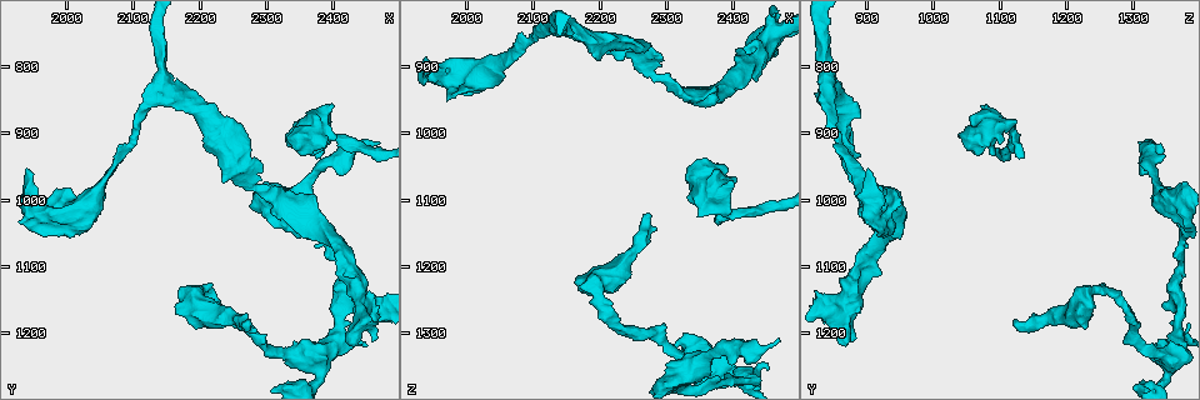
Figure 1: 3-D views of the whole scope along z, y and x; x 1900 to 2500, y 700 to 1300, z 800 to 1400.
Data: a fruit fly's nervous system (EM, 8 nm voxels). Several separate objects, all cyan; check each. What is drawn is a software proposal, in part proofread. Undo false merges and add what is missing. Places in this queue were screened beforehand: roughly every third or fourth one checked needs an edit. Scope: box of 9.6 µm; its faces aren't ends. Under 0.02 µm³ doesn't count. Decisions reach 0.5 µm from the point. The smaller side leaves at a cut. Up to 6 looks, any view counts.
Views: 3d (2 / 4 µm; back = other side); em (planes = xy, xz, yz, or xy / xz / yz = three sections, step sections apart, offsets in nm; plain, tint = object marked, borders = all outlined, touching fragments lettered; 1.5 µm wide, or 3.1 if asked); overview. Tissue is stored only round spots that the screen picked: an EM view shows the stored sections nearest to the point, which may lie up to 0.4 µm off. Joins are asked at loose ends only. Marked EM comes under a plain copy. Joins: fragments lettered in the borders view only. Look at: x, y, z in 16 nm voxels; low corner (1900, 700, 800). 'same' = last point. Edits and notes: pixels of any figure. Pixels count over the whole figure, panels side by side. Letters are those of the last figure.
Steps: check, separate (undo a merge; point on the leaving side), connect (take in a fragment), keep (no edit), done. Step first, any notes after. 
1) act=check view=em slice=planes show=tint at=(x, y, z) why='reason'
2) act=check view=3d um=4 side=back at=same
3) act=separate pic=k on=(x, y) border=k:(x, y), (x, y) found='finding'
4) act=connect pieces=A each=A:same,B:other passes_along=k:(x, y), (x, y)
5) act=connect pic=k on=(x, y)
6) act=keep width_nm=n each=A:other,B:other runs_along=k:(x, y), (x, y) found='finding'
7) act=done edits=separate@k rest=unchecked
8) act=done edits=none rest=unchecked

act=check view=3d um=4 at=(2270, 955, 885) why='thick turns thin'

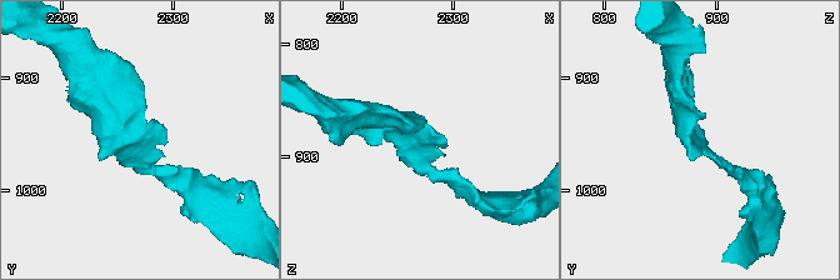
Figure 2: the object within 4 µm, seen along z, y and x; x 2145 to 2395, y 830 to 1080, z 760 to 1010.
act=check view=em slice=yz step=8 show=tint at=(2274, 954, 886) why='shape alone is not enough'

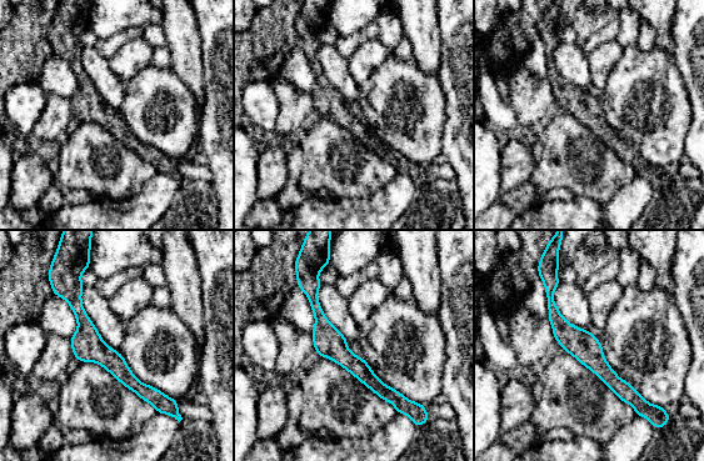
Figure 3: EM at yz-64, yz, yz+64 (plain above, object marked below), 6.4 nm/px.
act=check view=em slice=planes show=borders at=same

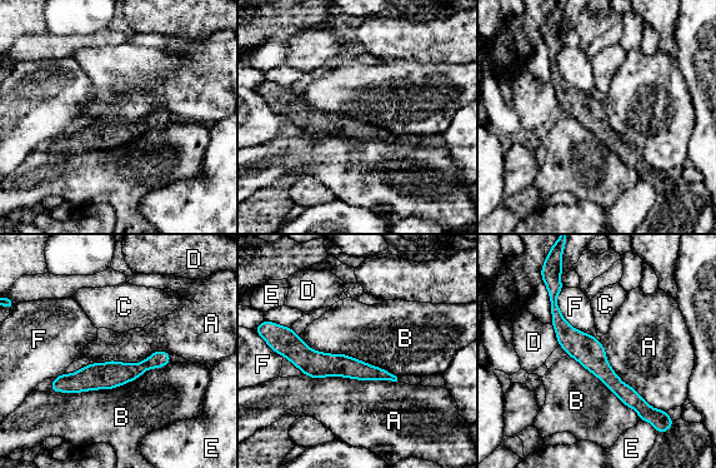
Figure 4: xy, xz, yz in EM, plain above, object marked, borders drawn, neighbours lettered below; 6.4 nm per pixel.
act=keep each=A:other,B:other,C:other,D:other,E:other,F:other found='all the same neuron'

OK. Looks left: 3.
act=check view=3d um=2 at=(1940, 955, 900) why='free end'

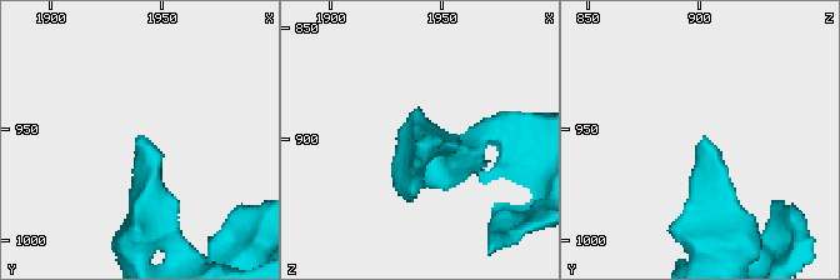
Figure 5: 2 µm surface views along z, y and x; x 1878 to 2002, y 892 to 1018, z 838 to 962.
act=check view=em slice=xz step=8 show=borders at=(1940, 954, 901)

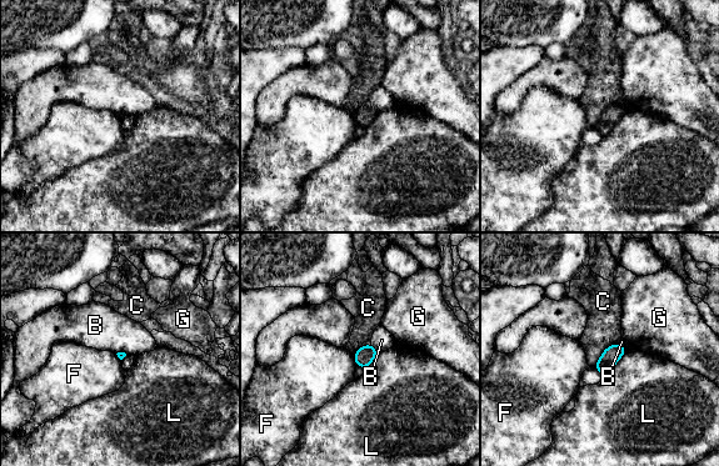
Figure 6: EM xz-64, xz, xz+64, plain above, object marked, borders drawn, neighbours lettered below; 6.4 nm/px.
act=check view=em slice=planes show=borders at=same why='another direction'

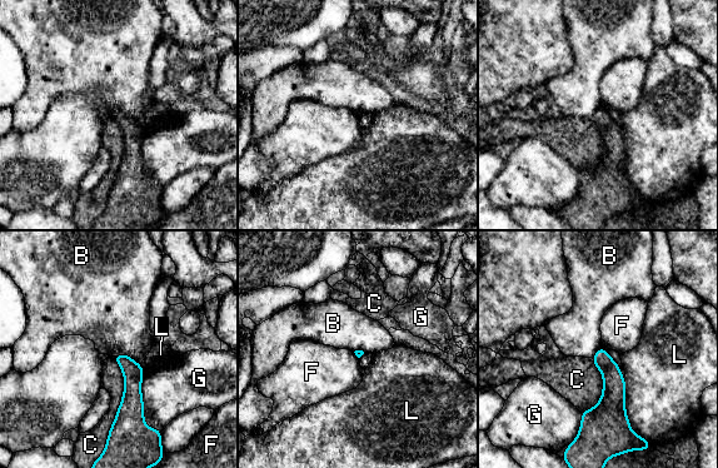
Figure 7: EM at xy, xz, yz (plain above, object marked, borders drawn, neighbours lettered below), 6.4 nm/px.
act=keep each=B:other,C:other,F:other,G:other,L:other runs_along=7:(119, 357), (131, 371), (124, 426) found='no lettered fragment goes on from it'

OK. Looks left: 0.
act=done edits=none rest=unchecked

